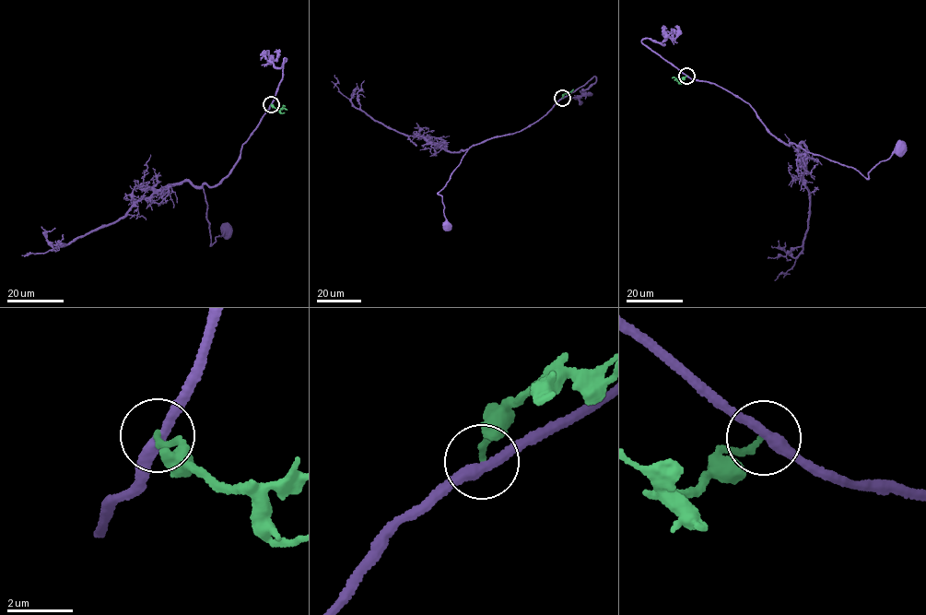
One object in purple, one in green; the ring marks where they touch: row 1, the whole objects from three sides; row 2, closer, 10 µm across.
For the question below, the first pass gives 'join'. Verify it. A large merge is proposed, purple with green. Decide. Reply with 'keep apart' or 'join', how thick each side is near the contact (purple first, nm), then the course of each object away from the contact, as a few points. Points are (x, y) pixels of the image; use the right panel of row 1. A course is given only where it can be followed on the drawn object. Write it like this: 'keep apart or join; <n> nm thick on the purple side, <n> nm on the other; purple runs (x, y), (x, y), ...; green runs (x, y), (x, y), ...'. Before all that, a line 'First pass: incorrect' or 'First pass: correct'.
First pass: incorrect
keep apart; 320 nm thick on the purple side, 190 nm on the other; purple runs (686, 76), (712, 82), (739, 97), (785, 144), (853, 167), (867, 178), (870, 170), (899, 147); green runs (686, 76), (673, 80)

